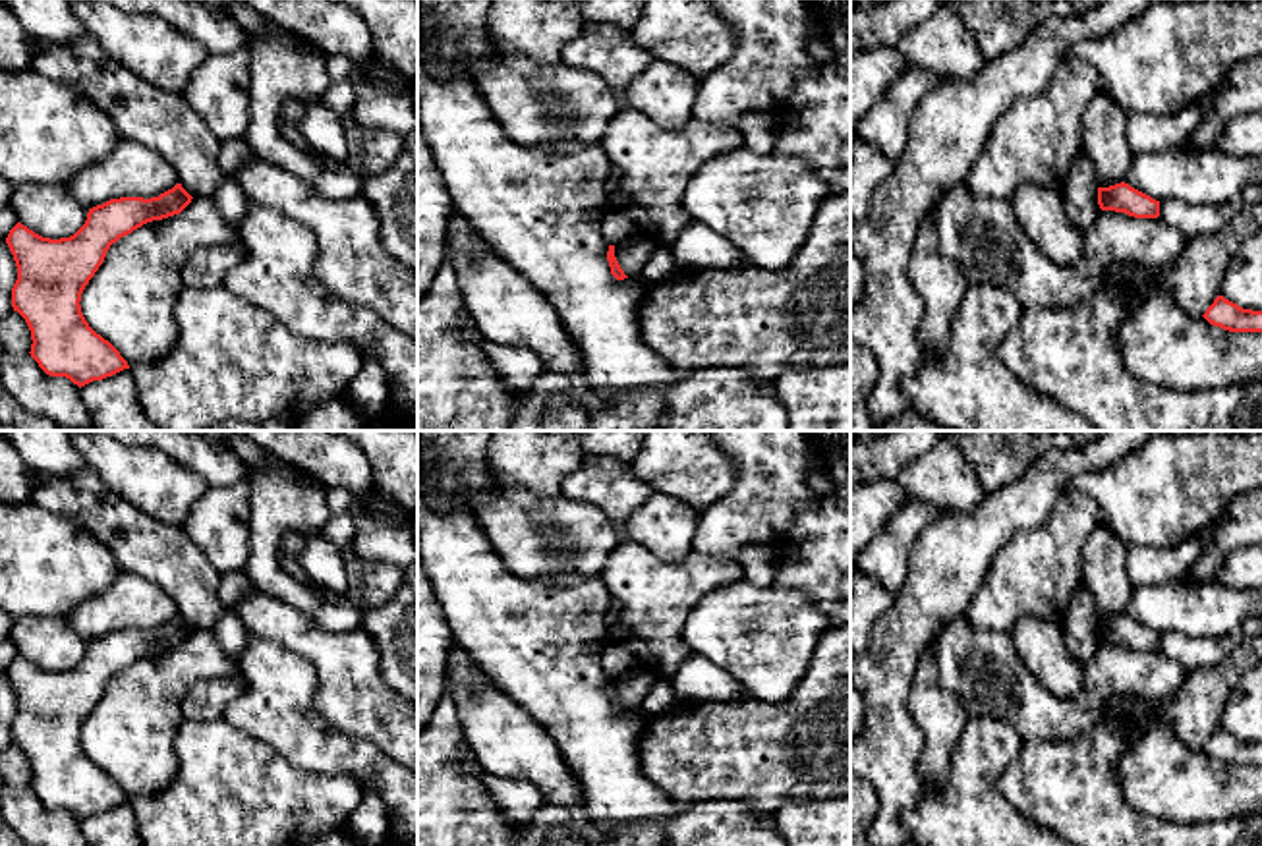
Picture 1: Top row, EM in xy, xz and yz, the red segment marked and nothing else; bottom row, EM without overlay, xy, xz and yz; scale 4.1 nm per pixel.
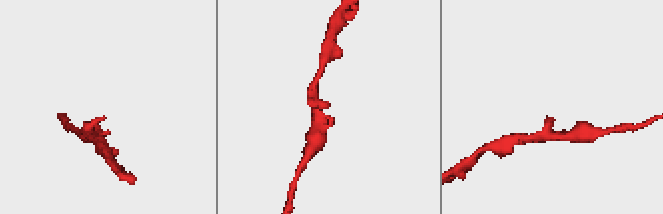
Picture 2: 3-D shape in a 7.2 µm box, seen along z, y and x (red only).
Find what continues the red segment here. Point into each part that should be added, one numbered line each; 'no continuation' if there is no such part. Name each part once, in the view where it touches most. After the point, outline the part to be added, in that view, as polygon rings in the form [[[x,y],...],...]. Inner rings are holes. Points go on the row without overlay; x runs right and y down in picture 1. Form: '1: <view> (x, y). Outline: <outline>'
no continuation

